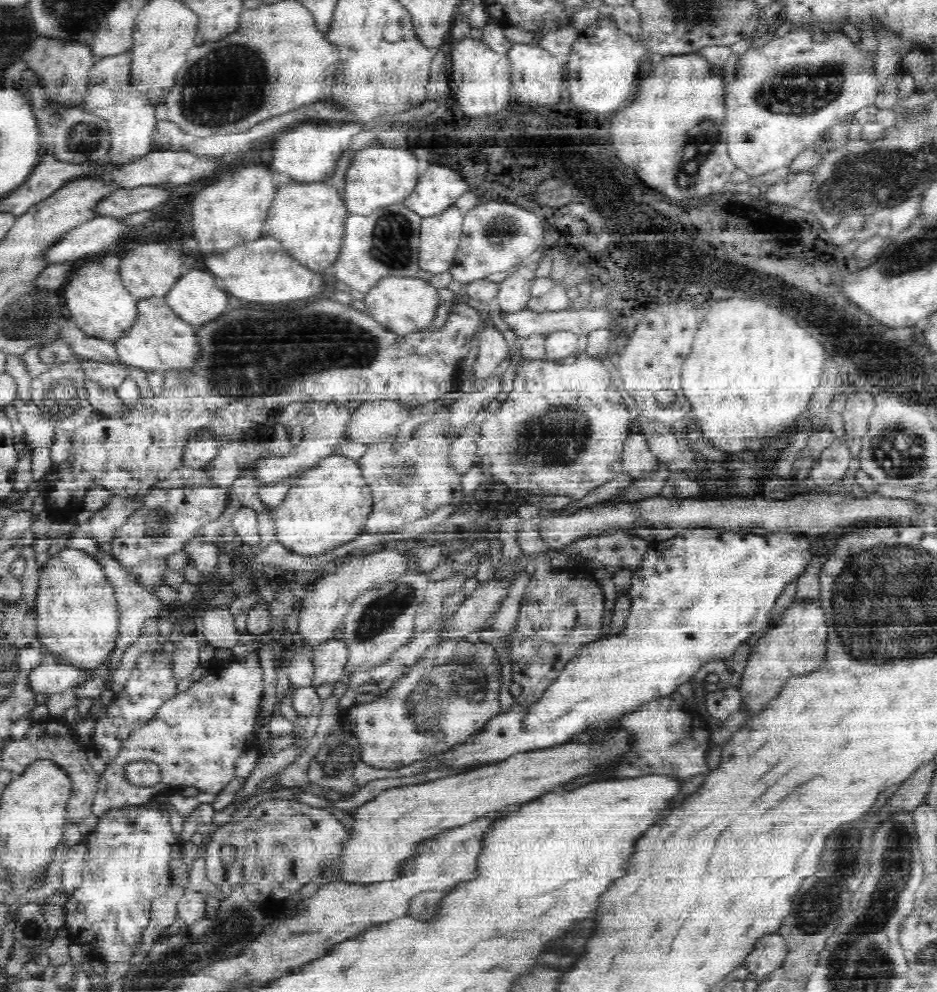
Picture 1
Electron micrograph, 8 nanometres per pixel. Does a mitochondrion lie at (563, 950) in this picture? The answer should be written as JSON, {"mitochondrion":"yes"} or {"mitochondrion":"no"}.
{"mitochondrion":"no"}

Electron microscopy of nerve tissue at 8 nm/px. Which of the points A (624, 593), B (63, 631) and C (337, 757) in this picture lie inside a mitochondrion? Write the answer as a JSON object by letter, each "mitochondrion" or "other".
{"A":"other","B":"other","C":"mitochondrion"}

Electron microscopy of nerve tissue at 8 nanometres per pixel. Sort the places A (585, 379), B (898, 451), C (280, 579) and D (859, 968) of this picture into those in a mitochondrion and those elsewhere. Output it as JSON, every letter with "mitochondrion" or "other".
{"A":"other","B":"mitochondrion","C":"other","D":"mitochondrion"}

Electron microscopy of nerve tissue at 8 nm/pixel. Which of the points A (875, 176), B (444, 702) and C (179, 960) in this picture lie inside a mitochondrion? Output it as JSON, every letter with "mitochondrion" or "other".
{"A":"mitochondrion","B":"mitochondrion","C":"mitochondrion"}

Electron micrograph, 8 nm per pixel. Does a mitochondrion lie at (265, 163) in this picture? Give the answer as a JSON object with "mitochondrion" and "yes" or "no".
{"mitochondrion":"no"}

